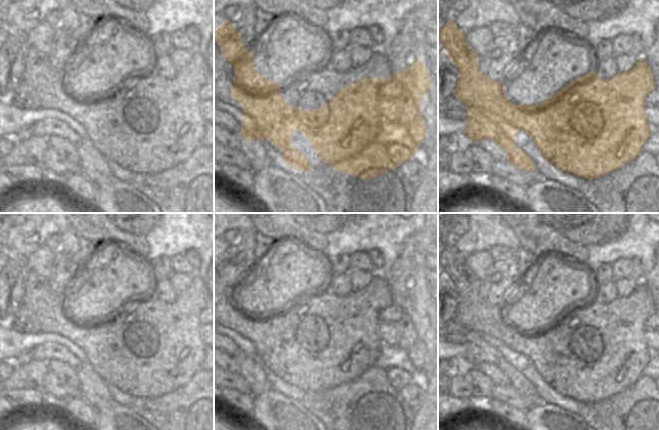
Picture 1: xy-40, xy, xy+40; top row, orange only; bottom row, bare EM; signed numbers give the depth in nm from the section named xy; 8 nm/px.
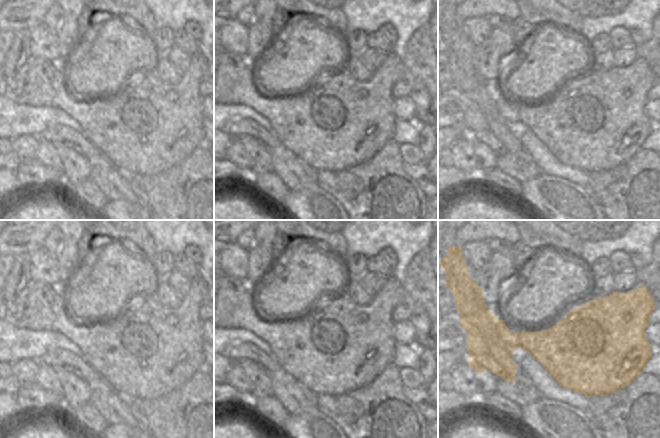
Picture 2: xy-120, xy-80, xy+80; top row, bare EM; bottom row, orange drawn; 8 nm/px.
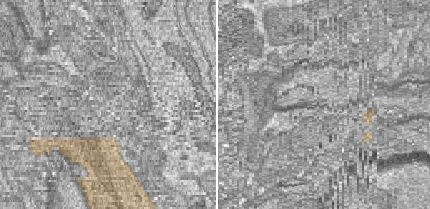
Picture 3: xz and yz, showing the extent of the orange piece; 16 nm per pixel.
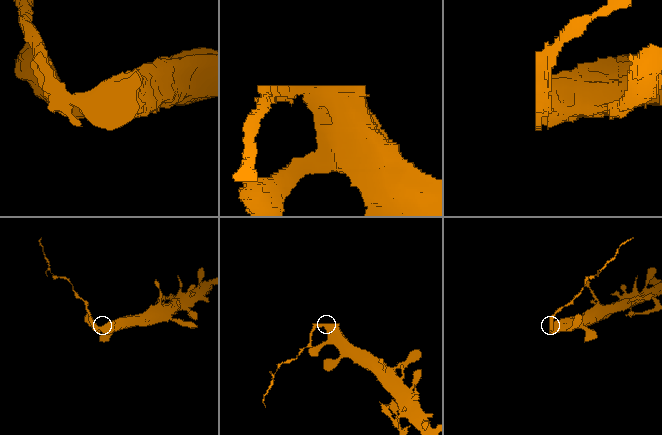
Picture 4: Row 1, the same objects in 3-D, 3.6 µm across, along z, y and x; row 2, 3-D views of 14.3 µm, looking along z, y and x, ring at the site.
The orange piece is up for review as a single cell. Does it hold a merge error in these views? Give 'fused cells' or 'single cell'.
fused cells

